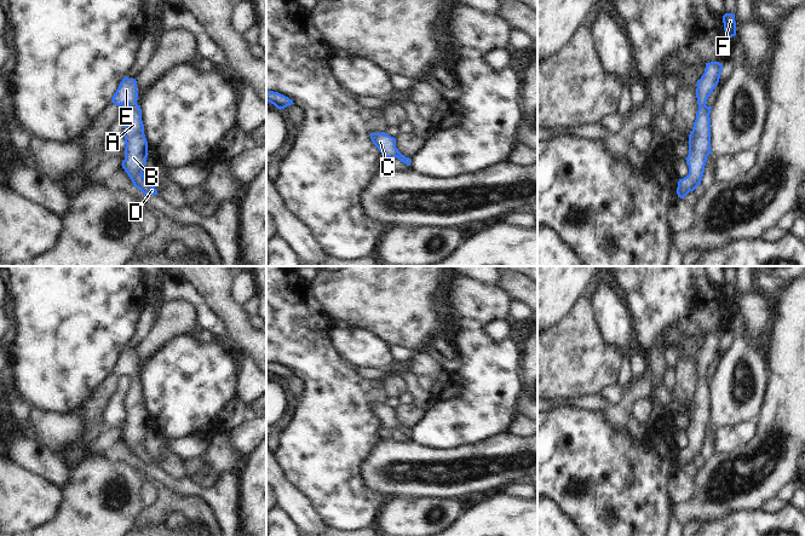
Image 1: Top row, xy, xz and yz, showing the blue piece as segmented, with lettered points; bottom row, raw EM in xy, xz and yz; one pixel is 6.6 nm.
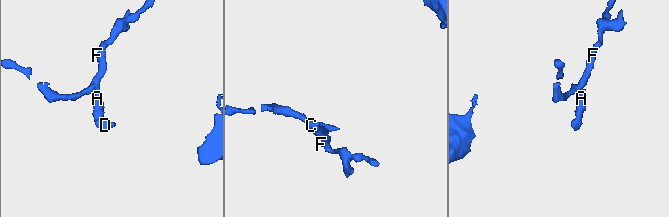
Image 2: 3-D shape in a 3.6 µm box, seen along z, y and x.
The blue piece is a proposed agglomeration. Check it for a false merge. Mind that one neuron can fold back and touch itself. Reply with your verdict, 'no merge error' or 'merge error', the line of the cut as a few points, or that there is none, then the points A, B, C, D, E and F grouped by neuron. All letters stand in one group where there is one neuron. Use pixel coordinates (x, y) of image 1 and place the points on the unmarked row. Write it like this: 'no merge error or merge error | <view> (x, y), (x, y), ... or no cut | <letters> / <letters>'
no merge error | no cut | A B C D E F

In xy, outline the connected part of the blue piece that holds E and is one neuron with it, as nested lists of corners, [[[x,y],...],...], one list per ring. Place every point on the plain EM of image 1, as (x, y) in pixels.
[[[123,348],[120,353],[111,374],[121,377],[123,375],[130,377],[130,388],[125,393],[125,431],[122,439],[131,449],[133,456],[145,466],[159,466],[157,461],[150,456],[143,440],[148,428],[148,413],[144,405],[144,396],[142,392],[142,380],[137,375],[138,363],[136,350]]]

